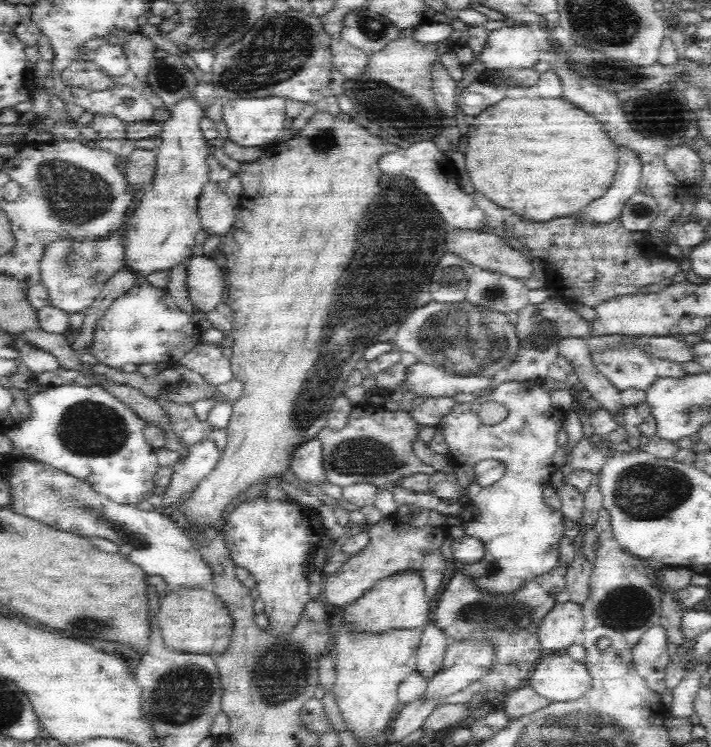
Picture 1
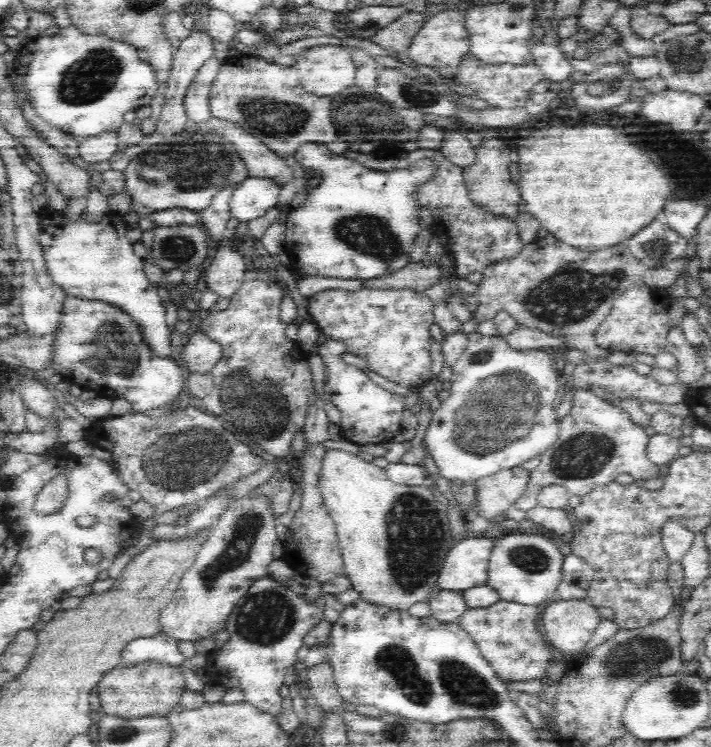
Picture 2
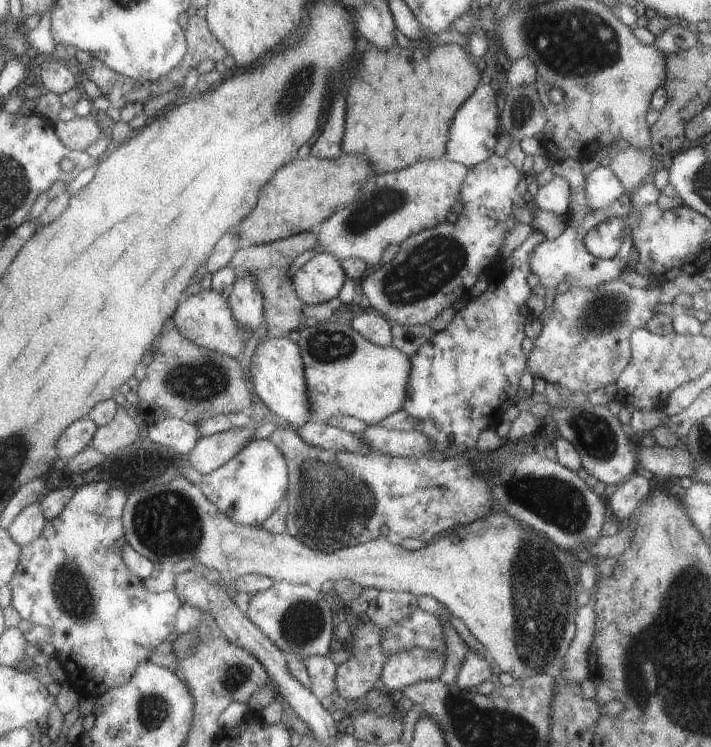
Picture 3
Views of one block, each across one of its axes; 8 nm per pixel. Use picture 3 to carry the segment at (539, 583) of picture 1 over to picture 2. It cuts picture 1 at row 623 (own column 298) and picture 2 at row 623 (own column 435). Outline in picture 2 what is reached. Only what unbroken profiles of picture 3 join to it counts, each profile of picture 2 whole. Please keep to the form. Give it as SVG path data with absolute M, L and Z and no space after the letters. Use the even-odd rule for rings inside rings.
M494 602L486 608L464 610L458 618L460 628L464 628L472 640L478 644L482 656L492 664L498 678L506 682L546 682L546 666L554 662L556 656L552 654L552 646L542 634L540 628L542 608L540 606L524 606L518 602Z

